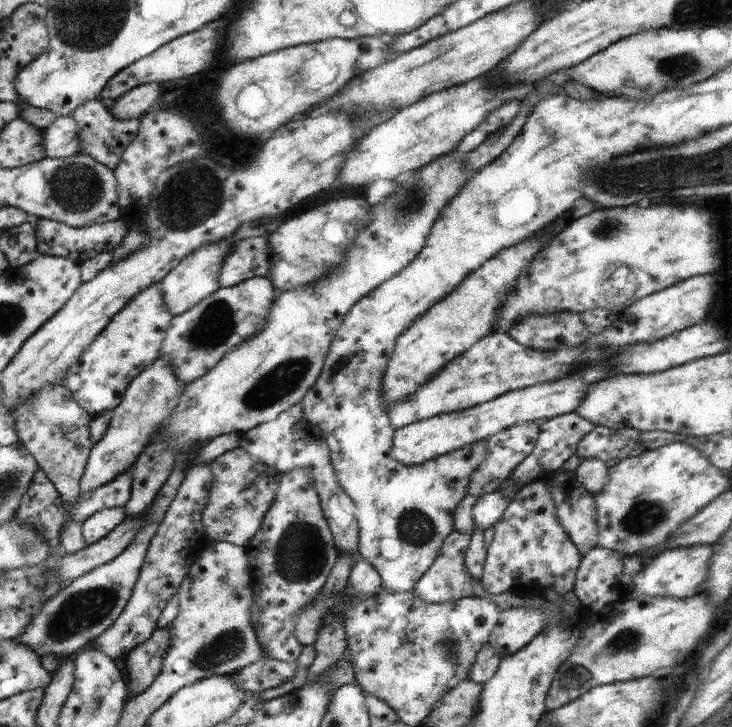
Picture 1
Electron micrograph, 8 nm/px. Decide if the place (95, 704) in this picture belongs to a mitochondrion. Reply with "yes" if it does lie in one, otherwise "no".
yes

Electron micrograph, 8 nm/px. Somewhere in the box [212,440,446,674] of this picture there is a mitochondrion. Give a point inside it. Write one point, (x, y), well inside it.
(300, 555)

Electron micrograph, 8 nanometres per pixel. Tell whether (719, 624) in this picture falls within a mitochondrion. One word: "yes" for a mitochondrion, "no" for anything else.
no

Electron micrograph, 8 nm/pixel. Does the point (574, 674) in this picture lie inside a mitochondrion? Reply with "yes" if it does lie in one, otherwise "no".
yes

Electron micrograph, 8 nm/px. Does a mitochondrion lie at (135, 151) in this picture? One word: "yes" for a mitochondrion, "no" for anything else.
no

